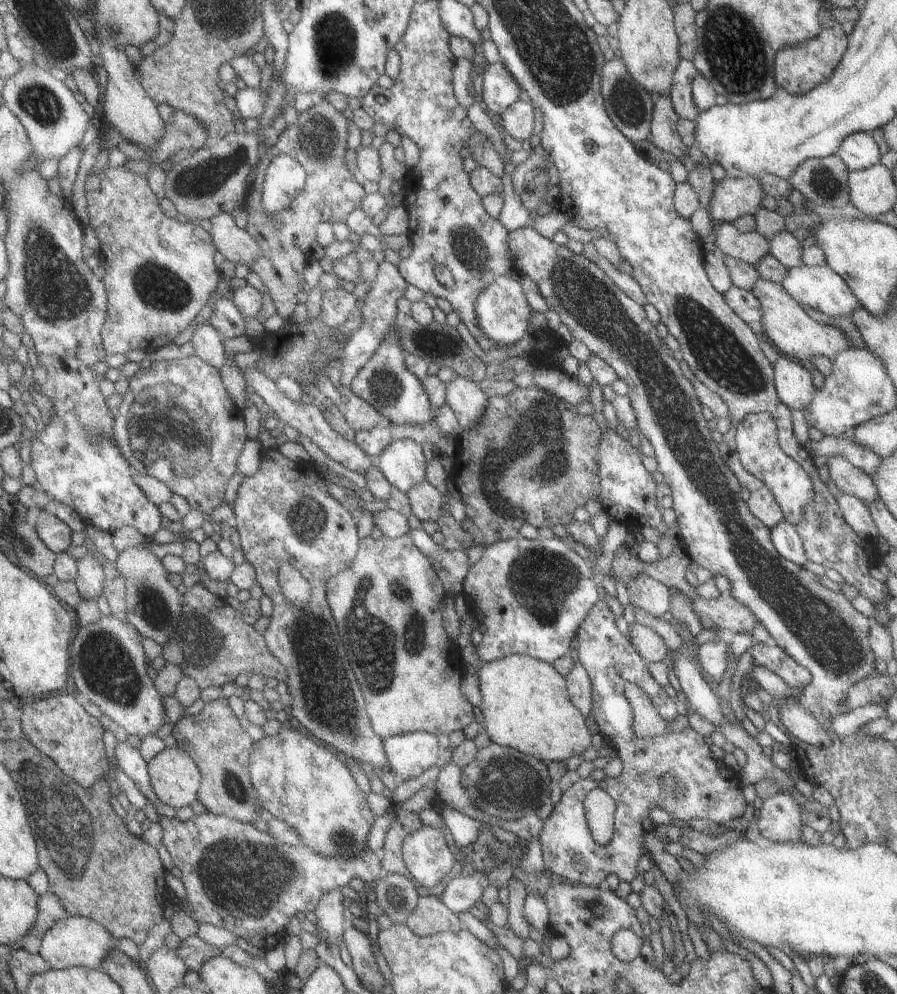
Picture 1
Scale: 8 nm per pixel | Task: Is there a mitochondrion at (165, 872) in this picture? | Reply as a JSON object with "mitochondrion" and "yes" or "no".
{"mitochondrion":"no"}

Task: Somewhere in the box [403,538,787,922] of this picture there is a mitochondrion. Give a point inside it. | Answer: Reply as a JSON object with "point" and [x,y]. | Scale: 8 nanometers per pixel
{"point":[542,580]}

